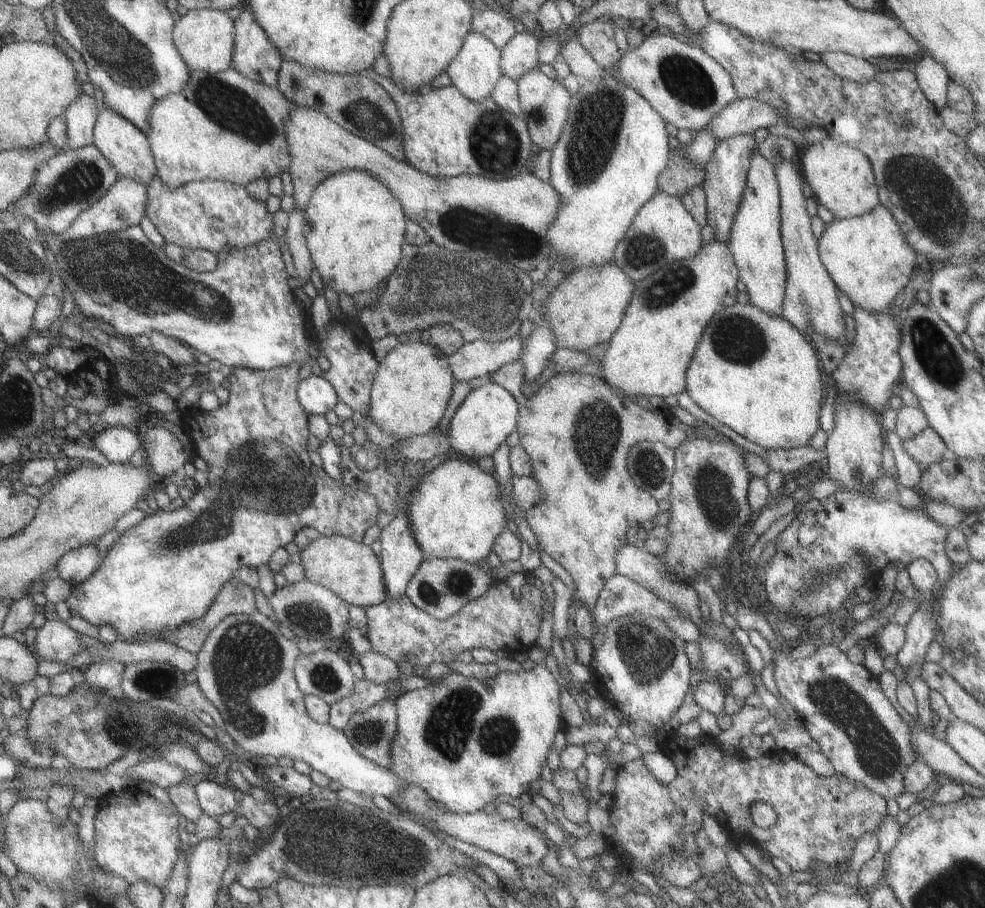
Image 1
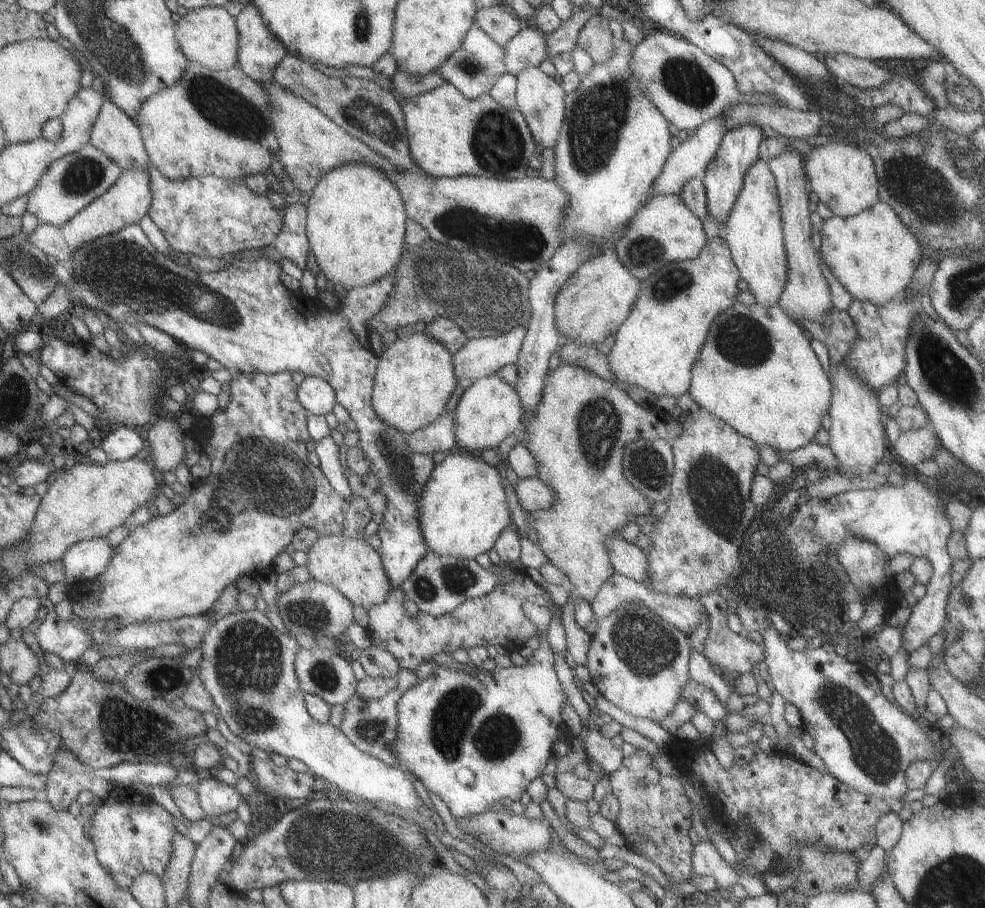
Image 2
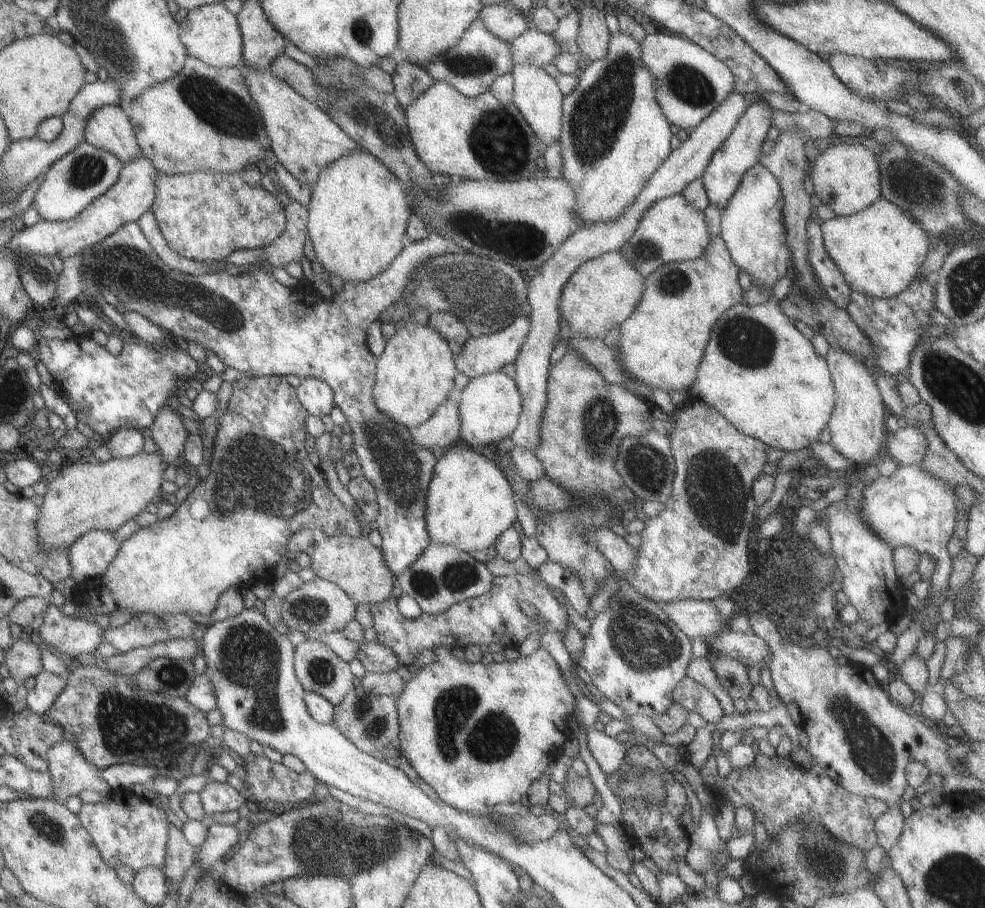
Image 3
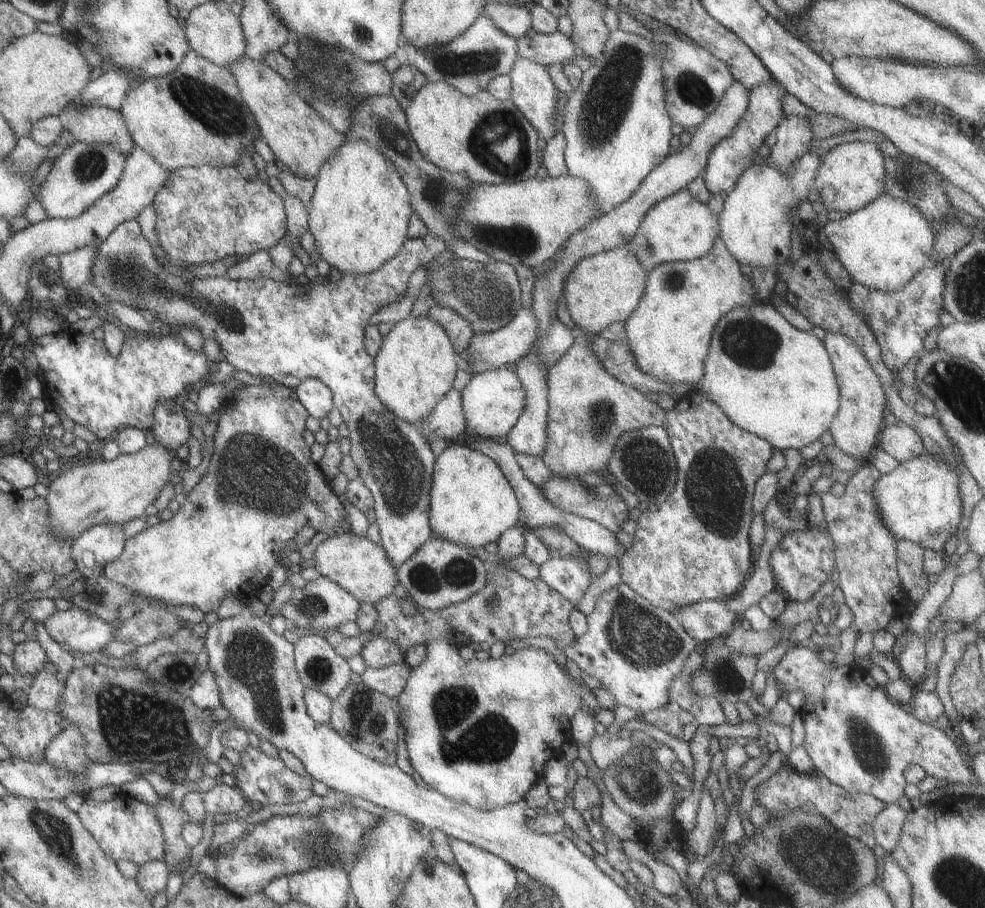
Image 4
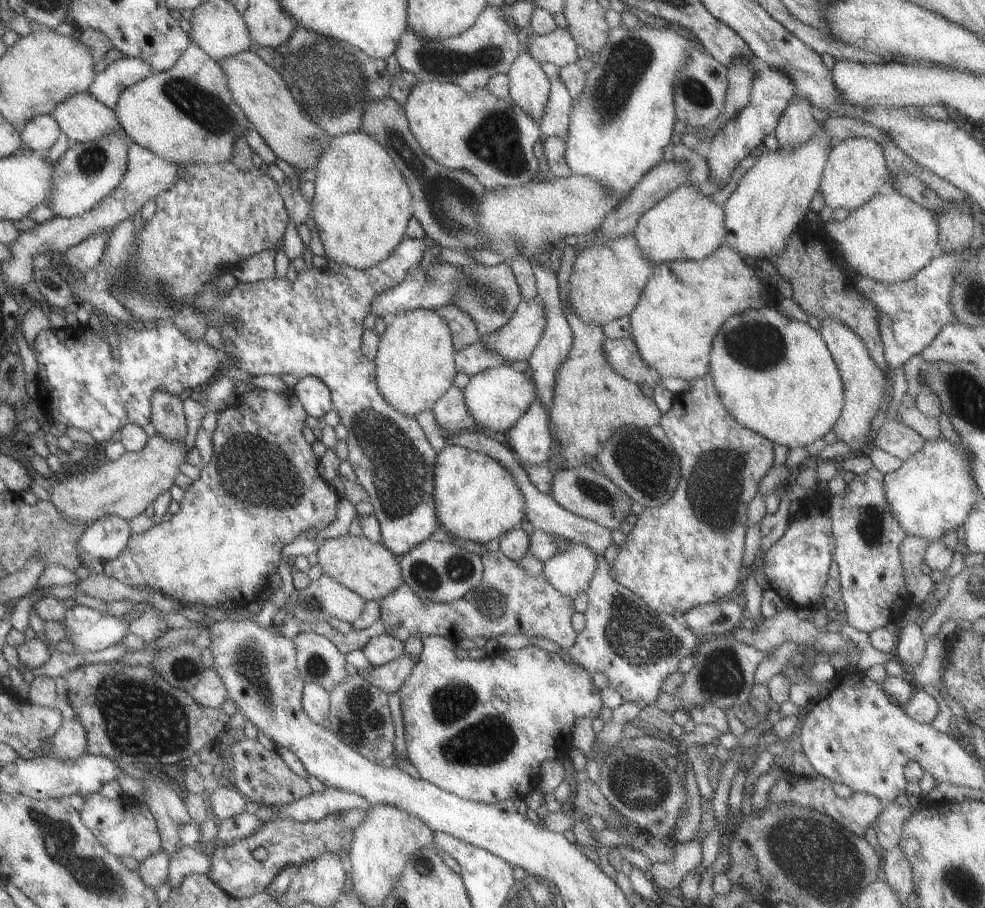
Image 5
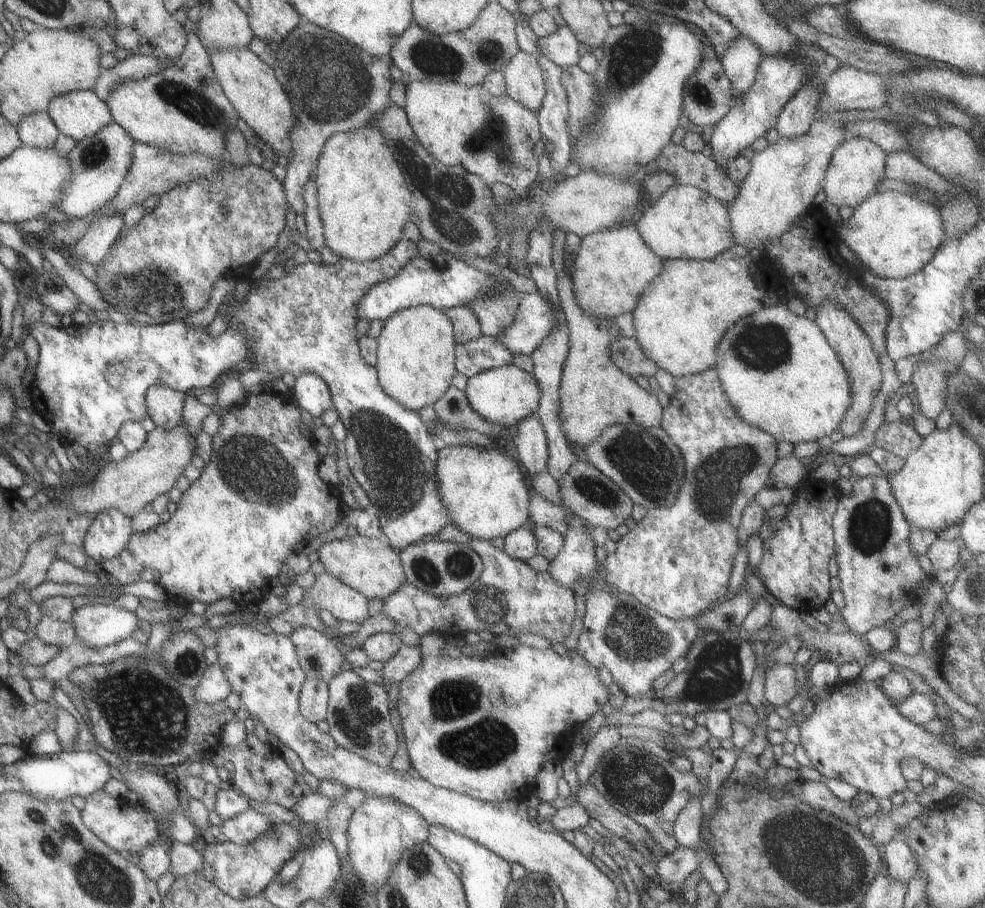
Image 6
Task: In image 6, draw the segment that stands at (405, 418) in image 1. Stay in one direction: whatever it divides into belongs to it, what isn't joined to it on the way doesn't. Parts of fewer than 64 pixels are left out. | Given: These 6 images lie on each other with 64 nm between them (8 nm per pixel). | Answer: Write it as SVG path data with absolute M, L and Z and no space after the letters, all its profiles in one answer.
M421 305L398 310L382 322L381 333L376 338L377 379L383 393L411 411L420 411L432 405L447 388L450 388L454 370L454 337L450 319L442 309Z

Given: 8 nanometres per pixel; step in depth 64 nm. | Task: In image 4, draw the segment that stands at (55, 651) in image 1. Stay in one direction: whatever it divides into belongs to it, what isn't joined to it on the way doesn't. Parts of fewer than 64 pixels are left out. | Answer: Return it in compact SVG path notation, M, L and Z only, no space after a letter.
M80 608L56 612L43 622L48 635L67 652L100 653L114 638L117 623L105 622Z

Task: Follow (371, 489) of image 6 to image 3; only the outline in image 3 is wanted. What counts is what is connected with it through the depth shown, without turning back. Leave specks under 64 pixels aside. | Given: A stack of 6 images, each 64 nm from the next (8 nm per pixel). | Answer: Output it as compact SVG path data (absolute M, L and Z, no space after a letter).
M136 221L122 224L115 232L83 249L79 254L83 255L83 298L96 302L95 298L101 296L120 314L127 310L134 311L162 330L168 330L173 336L180 336L186 342L195 341L205 352L214 353L225 367L235 368L242 374L279 377L294 374L300 379L317 378L331 388L334 406L341 410L345 422L351 426L352 449L359 460L359 466L362 467L362 476L373 484L375 490L377 514L374 521L380 534L379 546L383 560L389 572L393 576L399 576L425 550L429 542L423 520L423 500L436 459L430 450L417 446L411 440L414 426L405 428L377 410L372 395L376 357L365 346L365 333L366 328L377 320L381 311L401 298L415 266L433 256L463 252L463 248L453 244L451 239L429 233L423 240L405 242L393 262L371 280L343 282L343 288L333 291L331 298L327 300L305 286L285 288L260 266L243 265L242 271L234 275L219 270L194 276L171 269L151 249Z

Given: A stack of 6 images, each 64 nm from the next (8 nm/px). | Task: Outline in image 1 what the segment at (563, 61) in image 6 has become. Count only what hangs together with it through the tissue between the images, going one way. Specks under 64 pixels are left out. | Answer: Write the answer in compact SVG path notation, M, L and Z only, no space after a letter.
M521 28L501 48L499 72L516 82L521 74L536 67L538 40Z

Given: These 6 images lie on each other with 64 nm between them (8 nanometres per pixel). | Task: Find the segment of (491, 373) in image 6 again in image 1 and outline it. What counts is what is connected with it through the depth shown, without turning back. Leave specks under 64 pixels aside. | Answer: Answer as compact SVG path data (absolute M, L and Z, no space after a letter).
M492 380L471 389L459 403L449 422L447 440L450 453L477 461L483 456L491 456L504 443L509 433L515 431L518 403L501 386Z

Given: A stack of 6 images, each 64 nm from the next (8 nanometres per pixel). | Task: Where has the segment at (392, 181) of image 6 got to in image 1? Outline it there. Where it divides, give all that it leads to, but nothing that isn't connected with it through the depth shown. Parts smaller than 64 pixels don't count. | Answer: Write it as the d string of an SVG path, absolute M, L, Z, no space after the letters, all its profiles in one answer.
M357 169L340 170L339 172L335 172L335 174L327 176L325 180L322 180L315 186L315 190L313 190L311 196L309 196L303 212L303 238L305 238L305 246L313 263L313 269L317 271L323 285L325 287L329 286L337 294L343 293L352 297L353 294L367 292L367 290L375 288L379 282L383 282L389 274L395 270L395 266L397 266L401 245L404 243L403 234L405 232L405 221L405 215L401 210L401 206L399 206L399 202L397 202L397 198L395 198L395 196L391 194L391 191L387 190L379 180L375 180L374 176L369 176L367 172L359 172Z

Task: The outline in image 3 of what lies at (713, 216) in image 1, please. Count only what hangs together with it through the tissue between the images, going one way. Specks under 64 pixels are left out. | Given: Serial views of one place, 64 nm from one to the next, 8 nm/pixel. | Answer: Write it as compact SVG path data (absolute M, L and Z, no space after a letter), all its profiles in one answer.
M761 100L746 105L743 114L738 118L729 136L721 142L719 148L713 152L713 156L707 162L707 166L700 177L709 204L715 204L719 210L723 210L727 200L735 194L743 173L757 163L760 155L759 146L766 140L765 134L771 126L771 110L773 109Z

